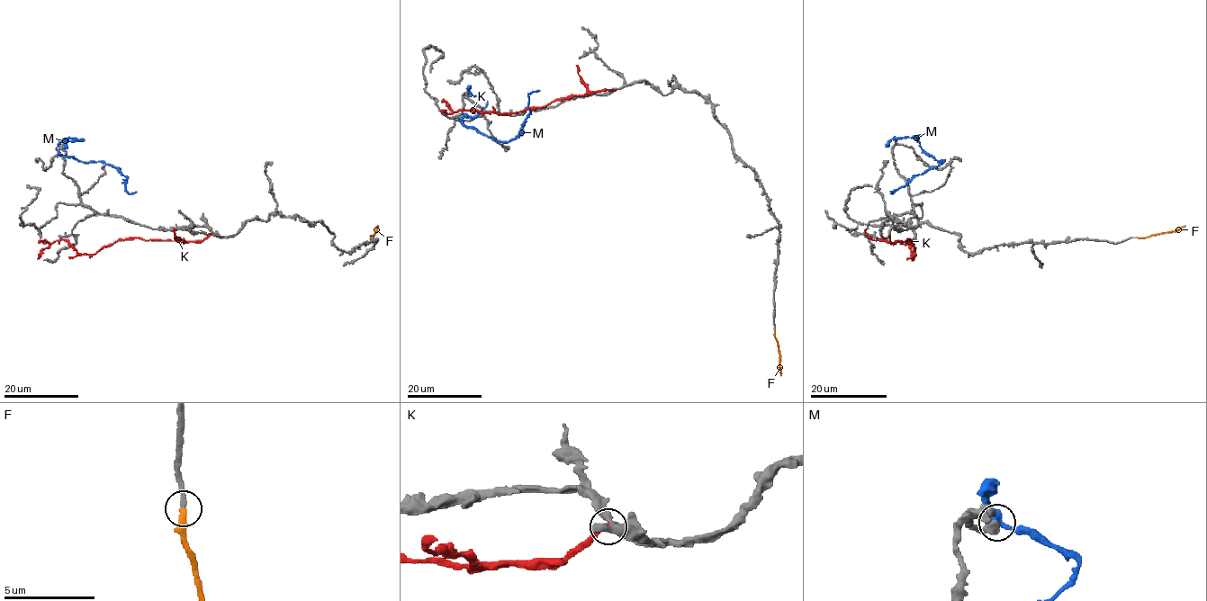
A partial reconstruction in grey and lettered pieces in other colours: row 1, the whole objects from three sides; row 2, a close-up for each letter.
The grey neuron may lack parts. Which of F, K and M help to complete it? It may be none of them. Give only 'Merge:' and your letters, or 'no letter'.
Merge: F

